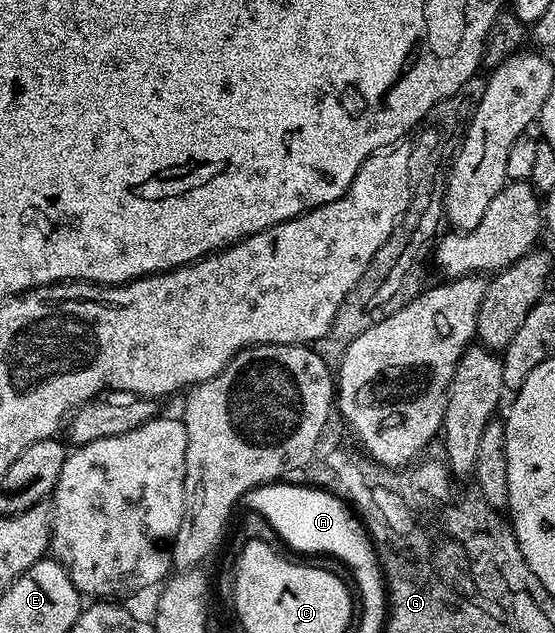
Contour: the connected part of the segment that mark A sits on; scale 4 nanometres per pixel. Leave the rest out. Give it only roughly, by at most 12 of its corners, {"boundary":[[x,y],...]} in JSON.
{"boundary":[[272,482],[247,492],[276,535],[349,568],[360,609],[387,612],[382,565],[334,493]]}

